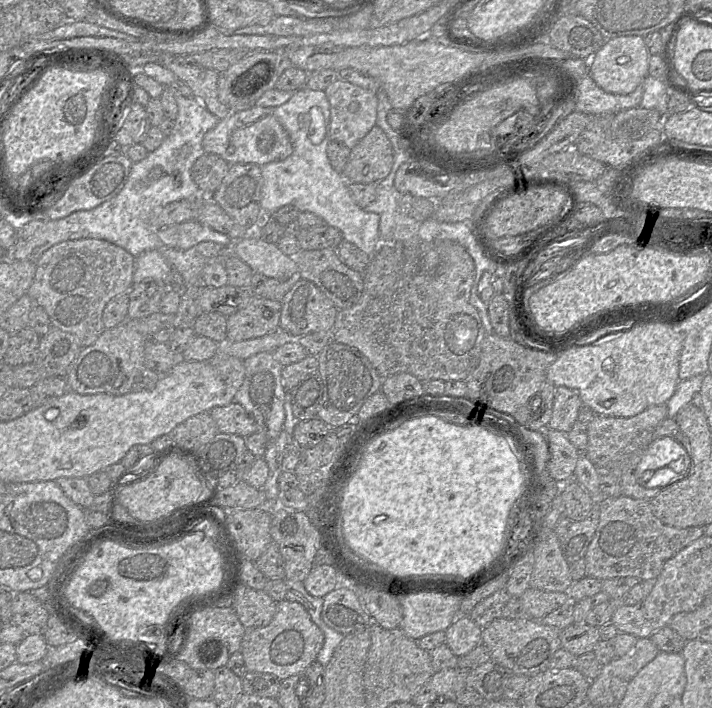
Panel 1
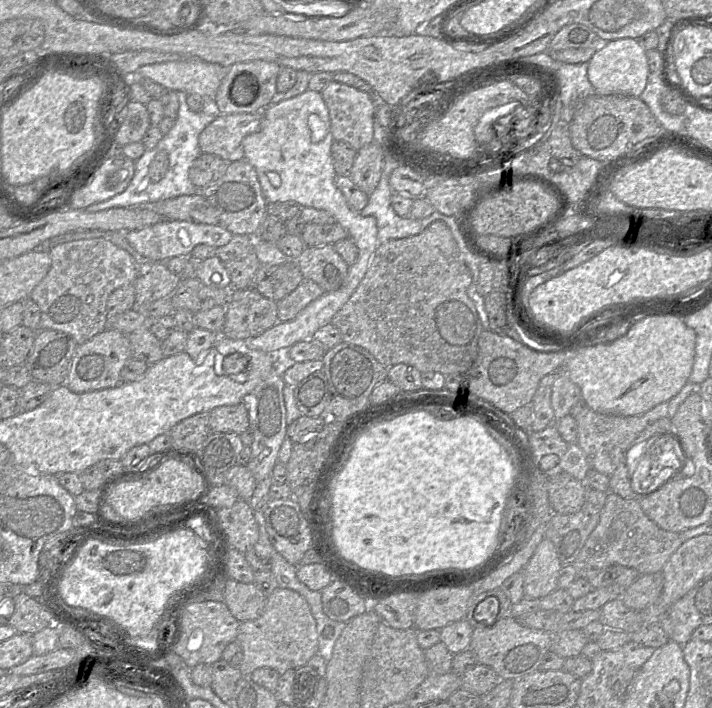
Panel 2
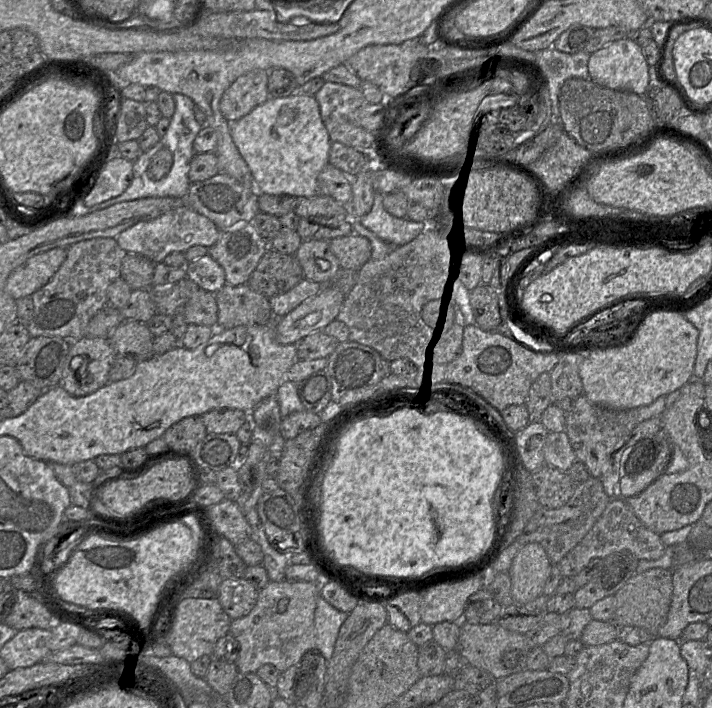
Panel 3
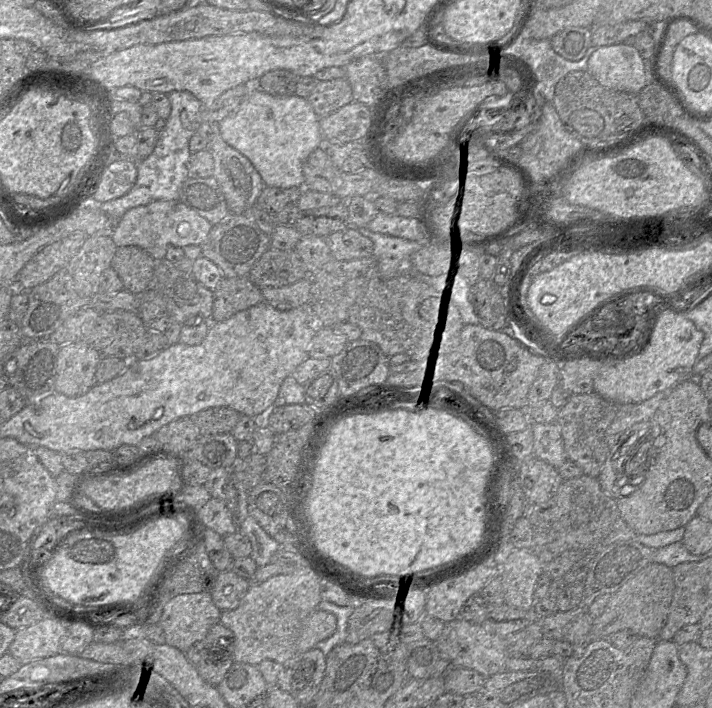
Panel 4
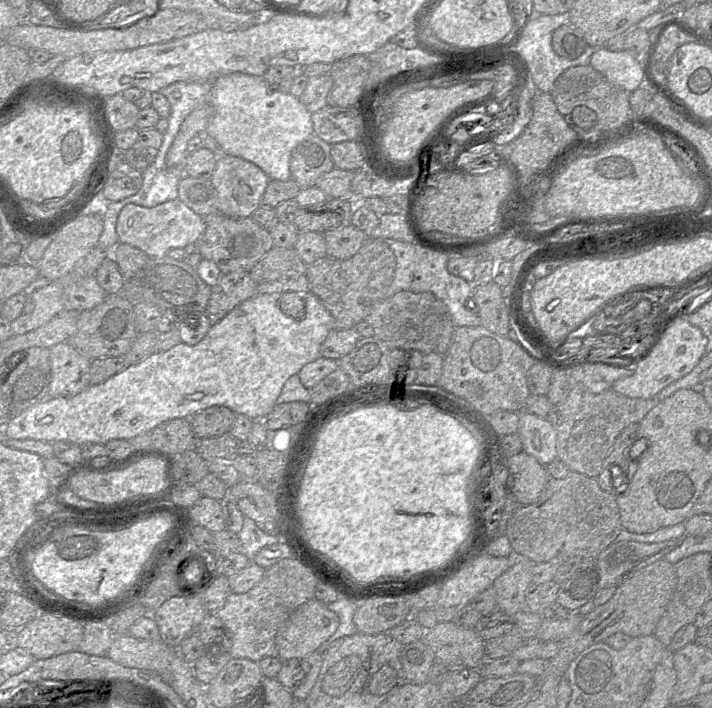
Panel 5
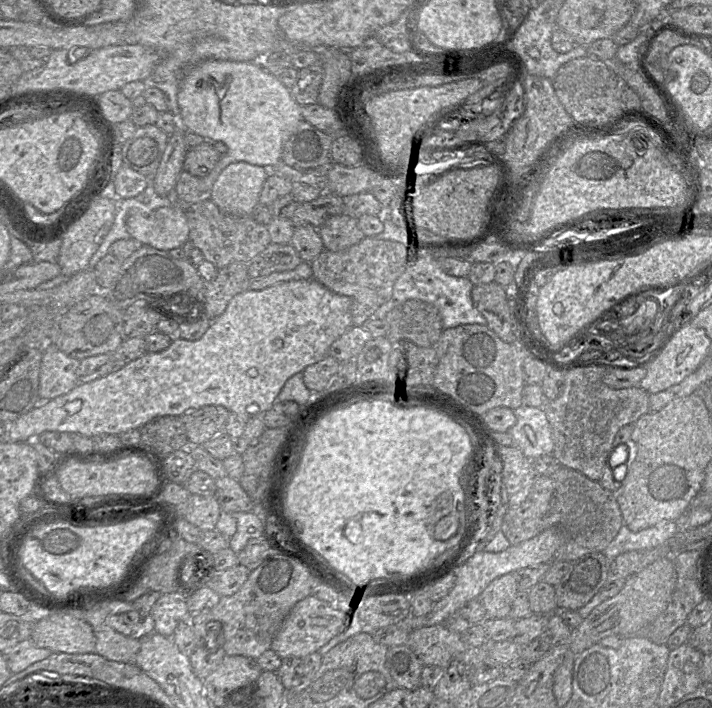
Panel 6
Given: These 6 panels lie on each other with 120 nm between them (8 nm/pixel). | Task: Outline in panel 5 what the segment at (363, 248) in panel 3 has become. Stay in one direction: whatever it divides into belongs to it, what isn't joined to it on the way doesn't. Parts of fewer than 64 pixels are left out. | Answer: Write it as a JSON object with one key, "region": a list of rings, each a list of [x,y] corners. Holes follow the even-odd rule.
{"region":[[[351,223],[323,233],[327,256],[345,260],[355,255],[368,241],[368,235]]]}

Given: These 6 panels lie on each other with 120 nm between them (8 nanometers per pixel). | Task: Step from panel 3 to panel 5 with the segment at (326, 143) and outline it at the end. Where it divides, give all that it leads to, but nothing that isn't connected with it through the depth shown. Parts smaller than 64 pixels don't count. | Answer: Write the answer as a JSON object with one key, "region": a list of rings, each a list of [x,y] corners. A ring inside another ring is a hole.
{"region":[[[231,73],[212,83],[206,103],[213,107],[214,115],[205,131],[218,141],[221,153],[253,162],[270,180],[291,179],[292,152],[314,133],[312,113],[299,98],[270,88],[262,77]]]}

